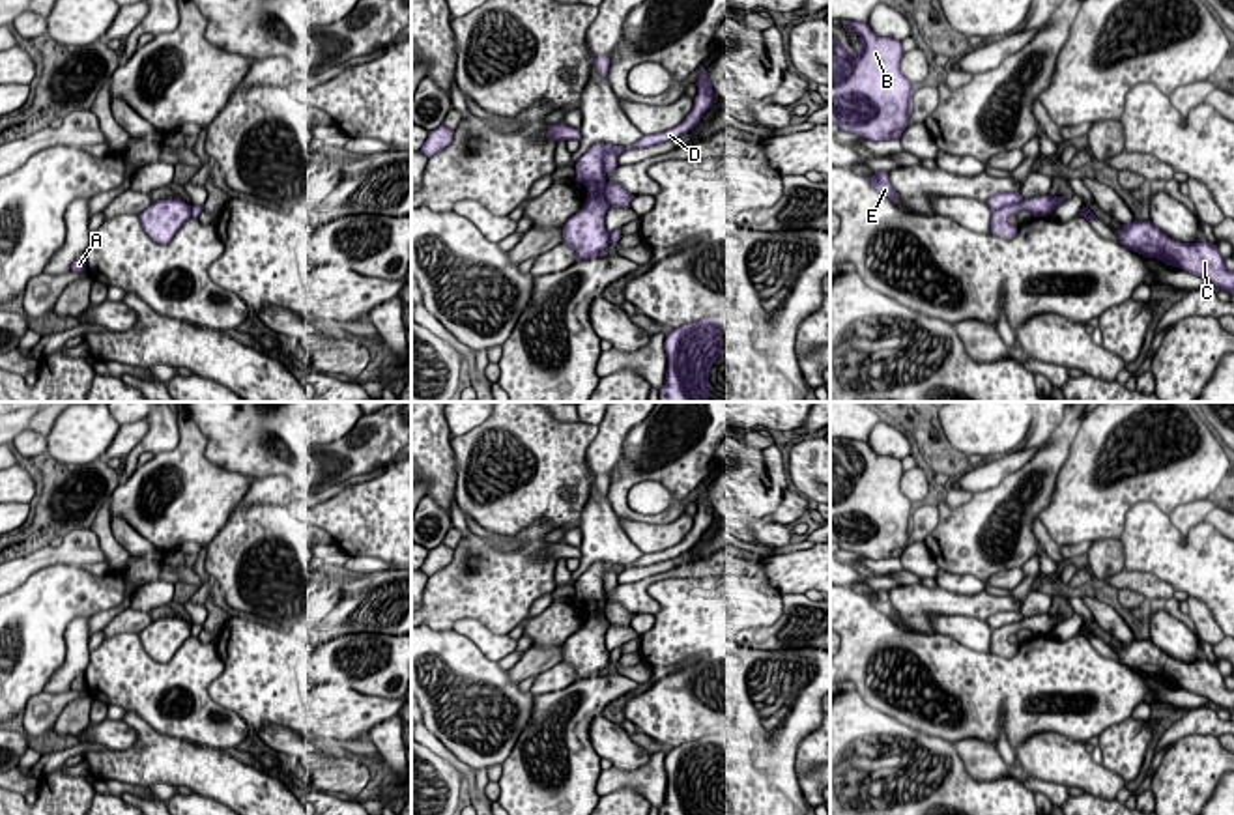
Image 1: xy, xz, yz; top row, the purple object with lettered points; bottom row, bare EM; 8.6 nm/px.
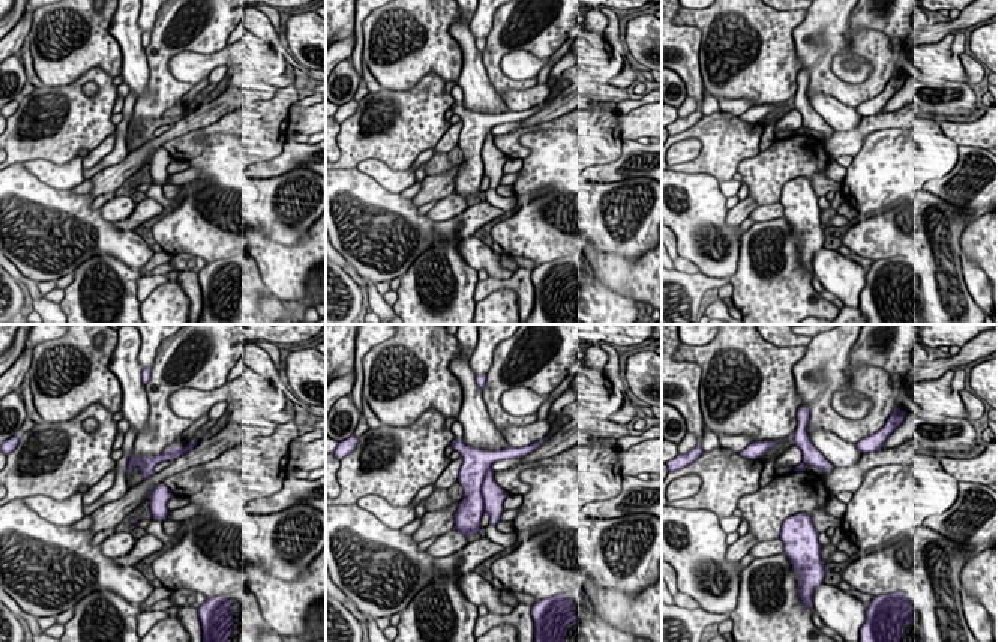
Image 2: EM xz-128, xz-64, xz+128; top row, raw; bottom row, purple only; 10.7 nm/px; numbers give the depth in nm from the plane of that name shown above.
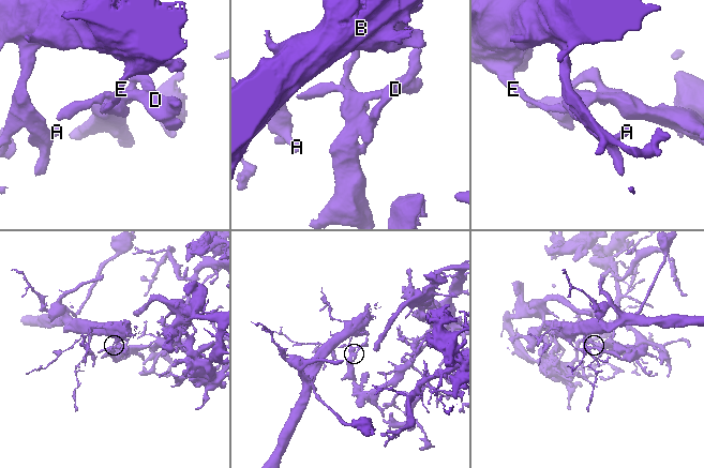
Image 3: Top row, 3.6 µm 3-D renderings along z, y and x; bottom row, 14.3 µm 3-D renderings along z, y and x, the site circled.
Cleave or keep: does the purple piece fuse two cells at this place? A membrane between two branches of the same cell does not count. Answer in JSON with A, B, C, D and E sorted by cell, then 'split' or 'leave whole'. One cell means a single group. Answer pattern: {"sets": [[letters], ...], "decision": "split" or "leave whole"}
{"sets": [["A", "B", "E"], ["C", "D"]], "decision": "split"}

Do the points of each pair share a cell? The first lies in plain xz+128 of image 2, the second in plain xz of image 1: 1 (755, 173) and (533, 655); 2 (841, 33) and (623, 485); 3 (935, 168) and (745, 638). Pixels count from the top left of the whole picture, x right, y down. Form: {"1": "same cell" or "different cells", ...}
{"1": "different cells", "2": "different cells", "3": "different cells"}

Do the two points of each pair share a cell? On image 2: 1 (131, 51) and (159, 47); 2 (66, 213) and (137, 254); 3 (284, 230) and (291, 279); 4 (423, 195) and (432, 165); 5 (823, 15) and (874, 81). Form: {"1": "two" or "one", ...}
{"1": "two", "2": "one", "3": "two", "4": "two", "5": "one"}

